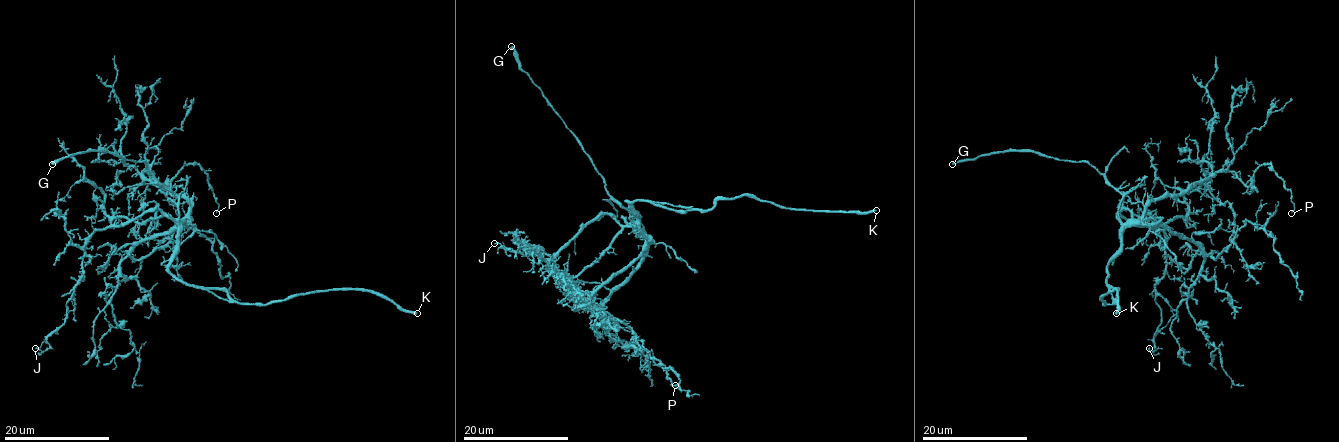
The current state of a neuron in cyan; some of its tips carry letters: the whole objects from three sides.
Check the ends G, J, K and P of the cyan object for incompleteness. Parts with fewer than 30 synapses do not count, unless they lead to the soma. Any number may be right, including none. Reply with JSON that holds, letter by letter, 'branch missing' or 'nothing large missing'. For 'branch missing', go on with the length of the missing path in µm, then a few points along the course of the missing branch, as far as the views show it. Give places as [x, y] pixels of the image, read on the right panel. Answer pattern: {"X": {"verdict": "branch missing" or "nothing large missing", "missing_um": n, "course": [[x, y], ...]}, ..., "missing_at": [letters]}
{"G": {"verdict": "branch missing", "missing_um": 10, "course": [[952, 164], [938, 166], [926, 172], [918, 180], [922, 181]]}, "J": {"verdict": "nothing large missing"}, "K": {"verdict": "nothing large missing"}, "P": {"verdict": "nothing large missing"}, "missing_at": ["G"]}

